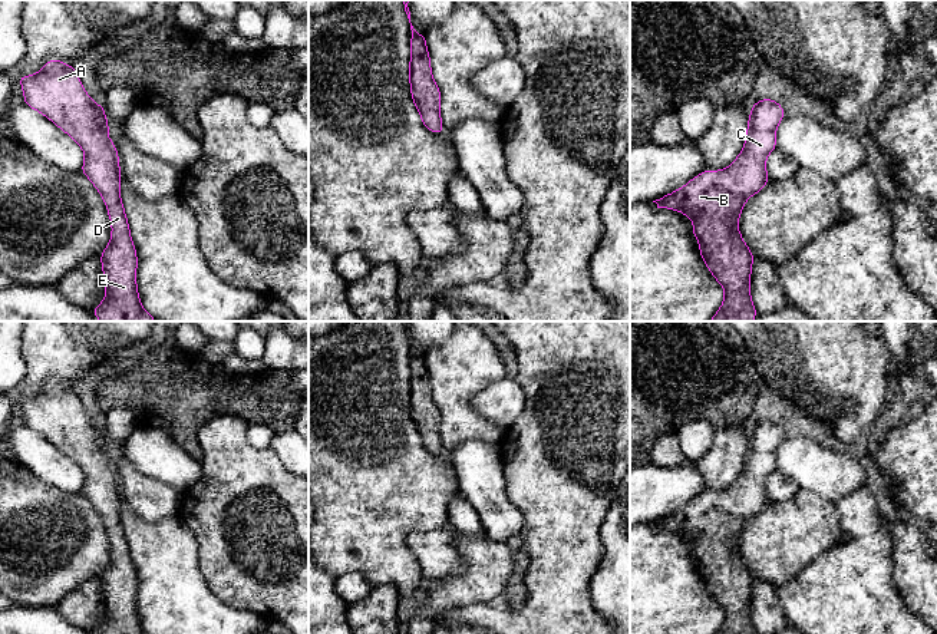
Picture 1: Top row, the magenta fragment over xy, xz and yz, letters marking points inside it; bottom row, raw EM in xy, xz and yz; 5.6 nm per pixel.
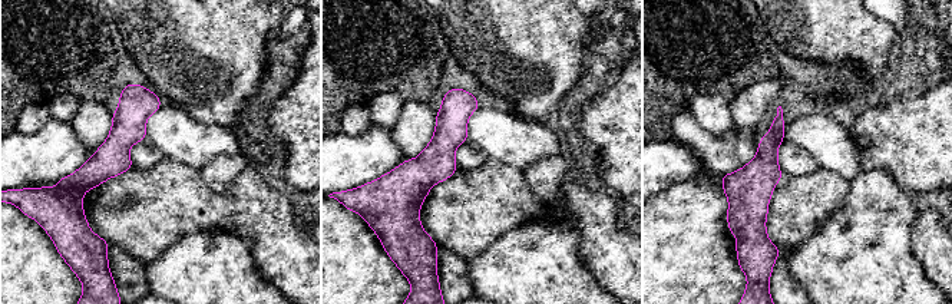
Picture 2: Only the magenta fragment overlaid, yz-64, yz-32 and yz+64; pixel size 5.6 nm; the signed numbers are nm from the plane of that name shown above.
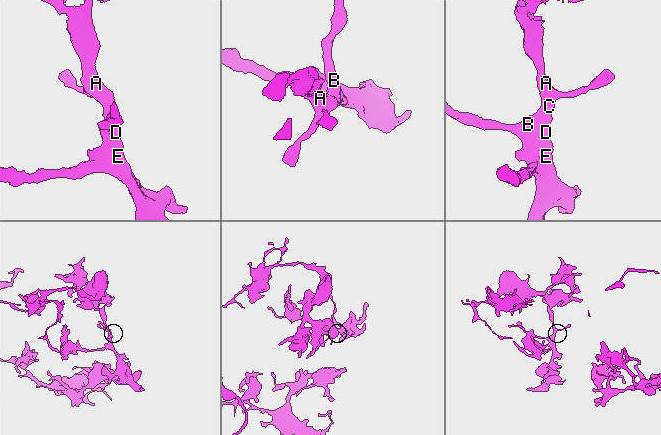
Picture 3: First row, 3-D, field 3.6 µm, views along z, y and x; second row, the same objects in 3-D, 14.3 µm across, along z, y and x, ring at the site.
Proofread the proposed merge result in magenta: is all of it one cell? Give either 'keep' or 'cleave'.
keep

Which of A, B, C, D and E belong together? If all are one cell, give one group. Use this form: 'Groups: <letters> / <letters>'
Groups: A B C D E

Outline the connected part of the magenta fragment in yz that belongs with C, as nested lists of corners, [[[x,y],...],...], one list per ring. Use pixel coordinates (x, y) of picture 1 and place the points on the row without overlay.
[[[773,420],[752,426],[746,462],[739,478],[720,492],[703,492],[684,508],[653,524],[657,529],[680,532],[693,541],[690,552],[699,562],[700,577],[710,595],[725,610],[725,620],[717,634],[758,634],[750,620],[750,594],[755,577],[739,554],[739,538],[746,522],[763,511],[769,502],[766,478],[776,470],[776,449],[785,439],[783,429]]]

